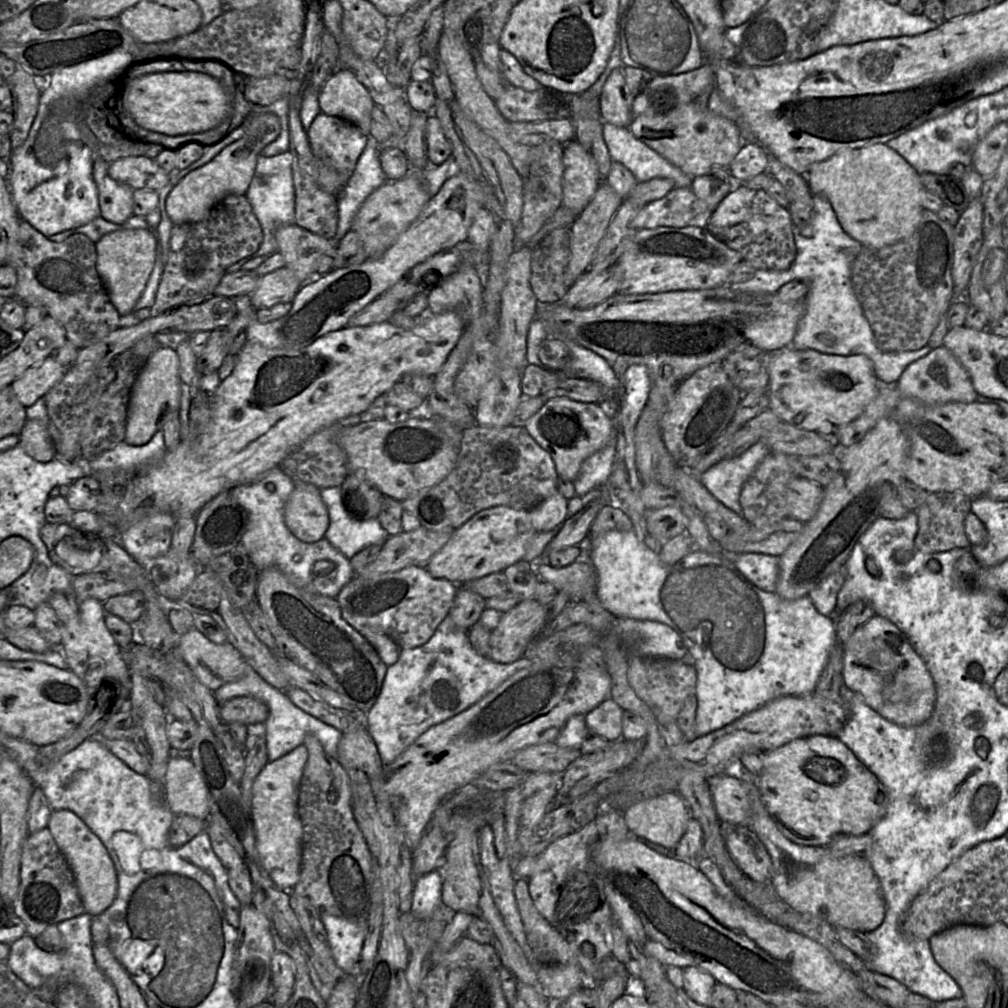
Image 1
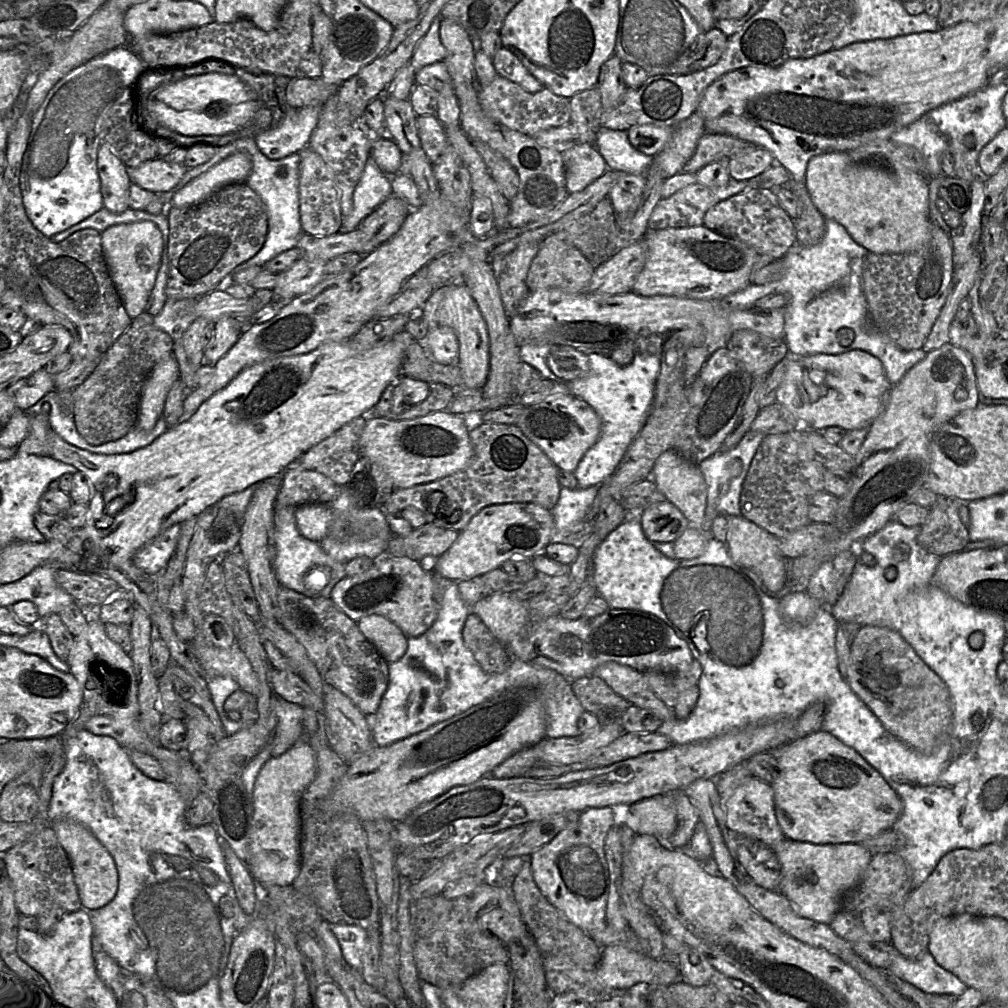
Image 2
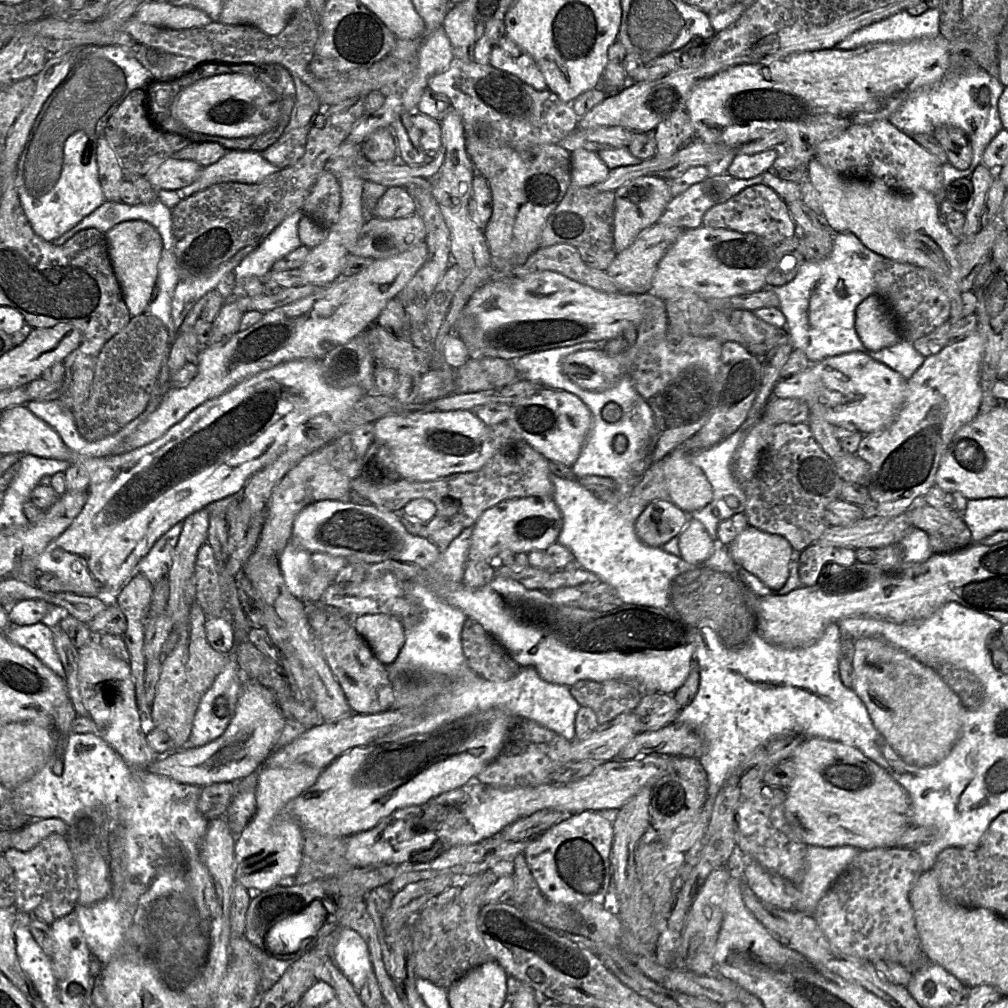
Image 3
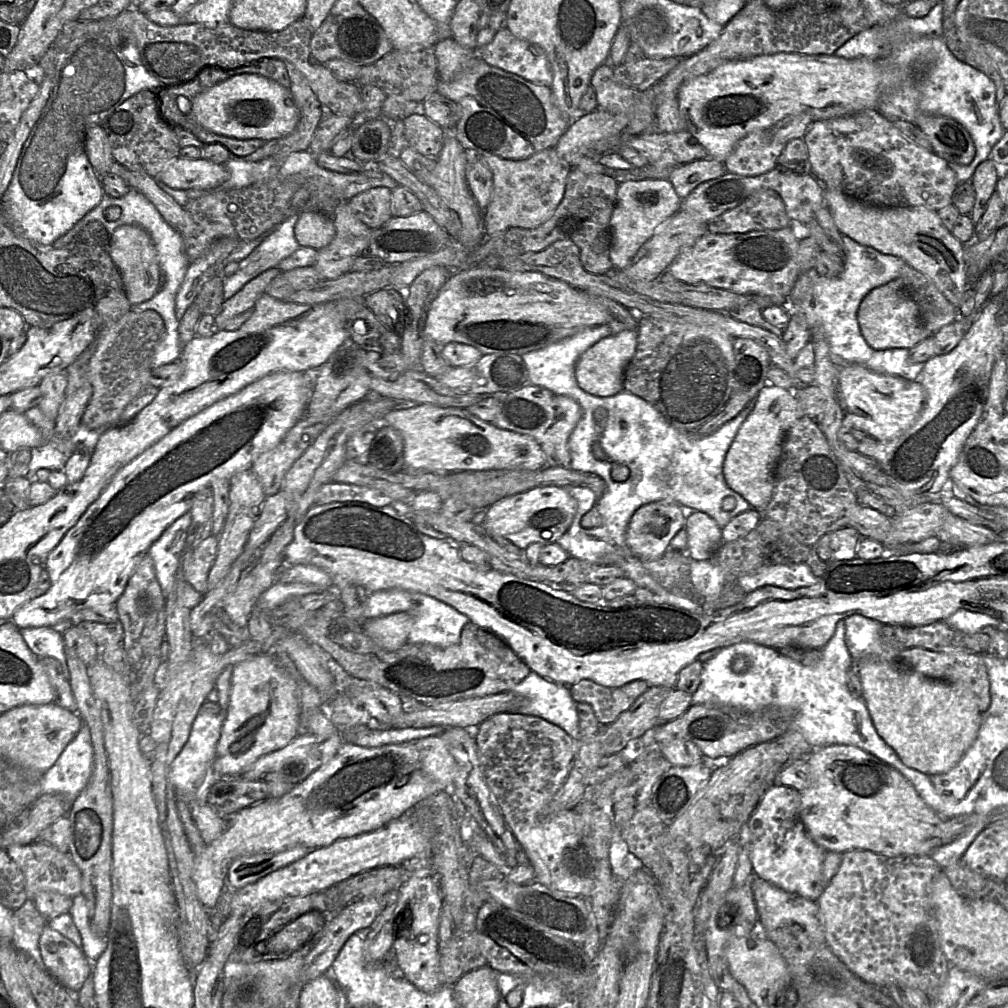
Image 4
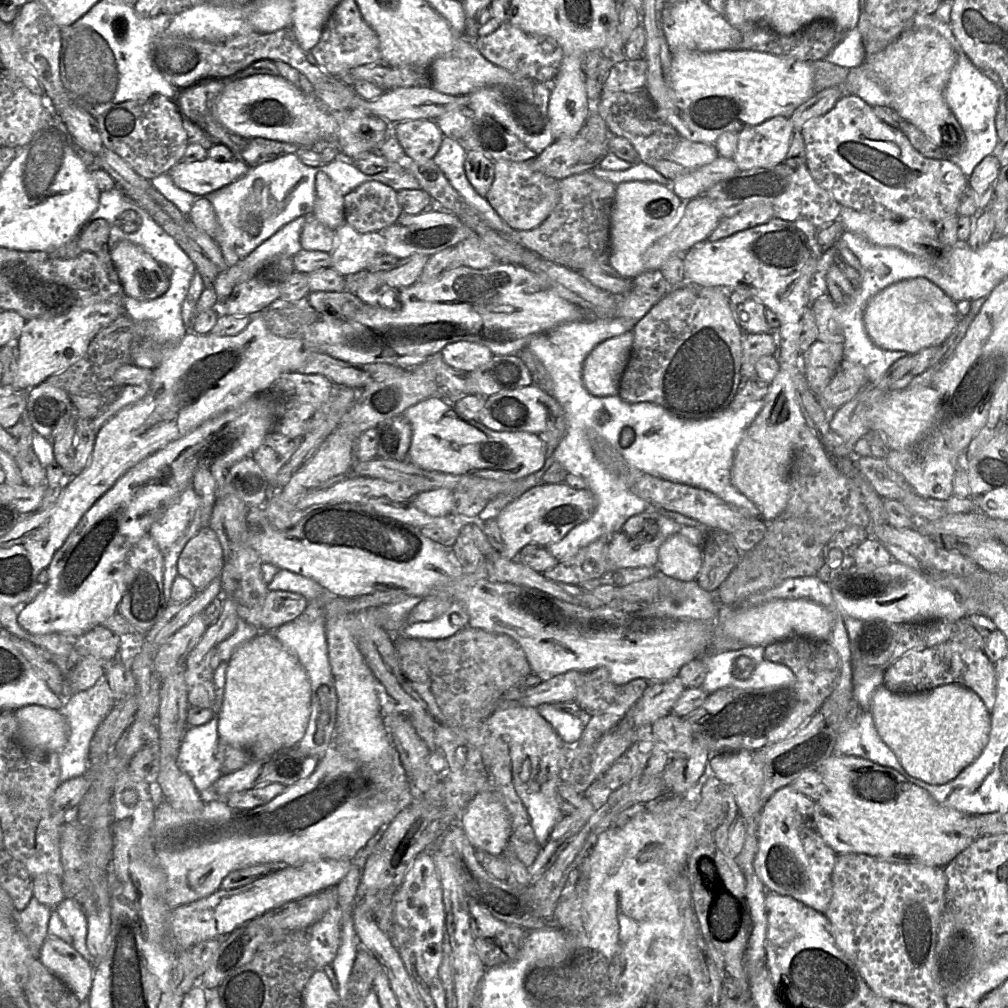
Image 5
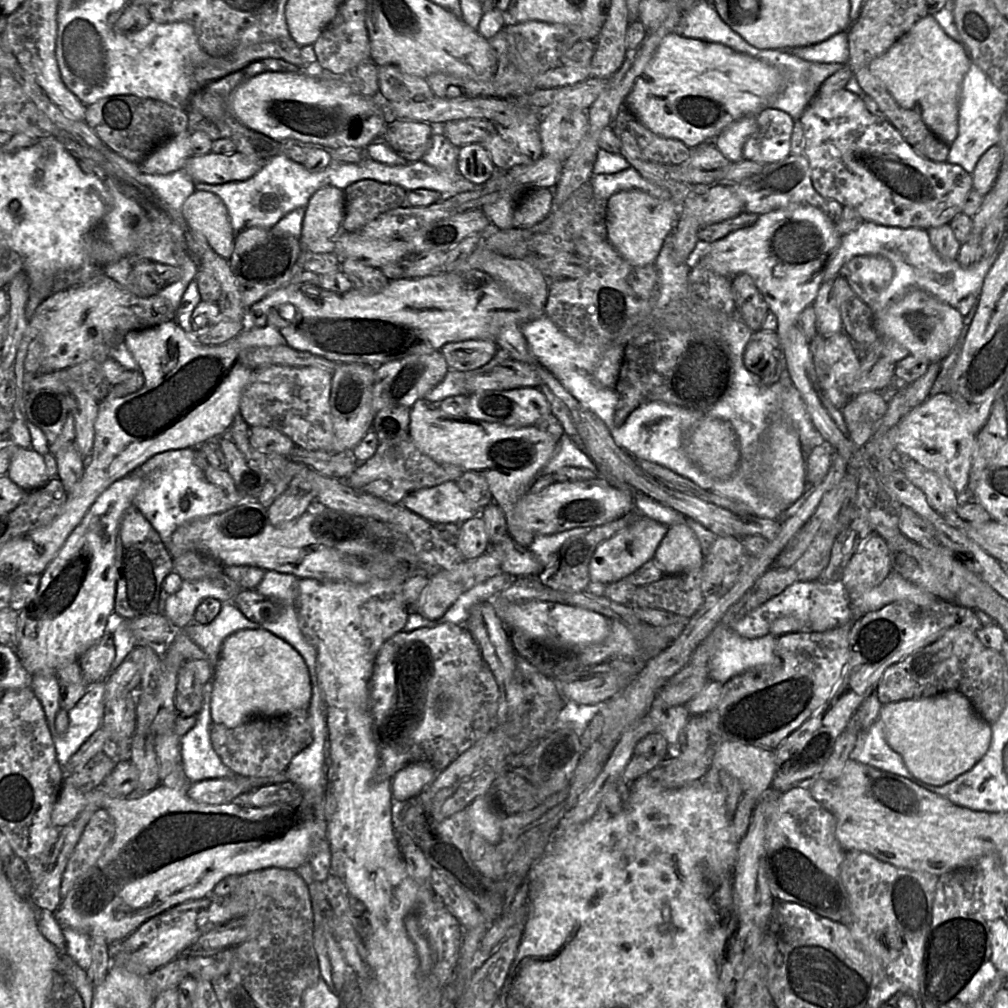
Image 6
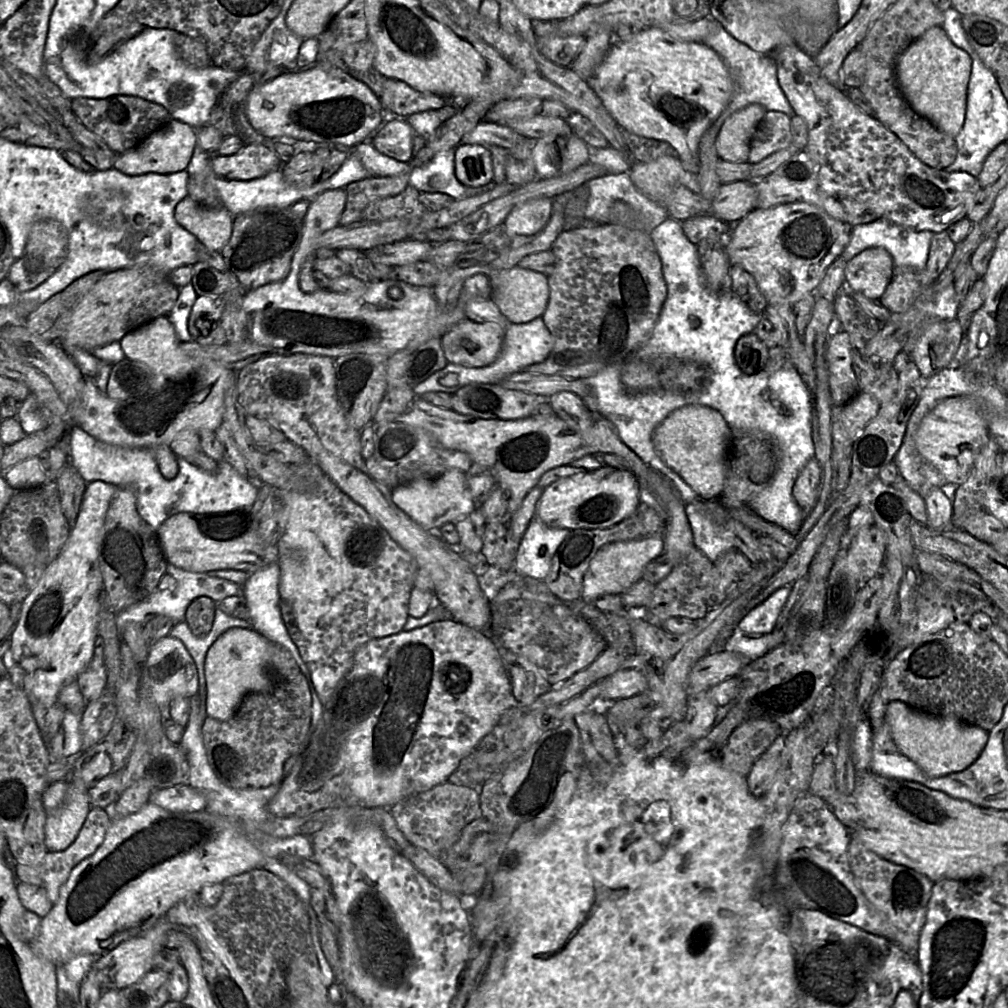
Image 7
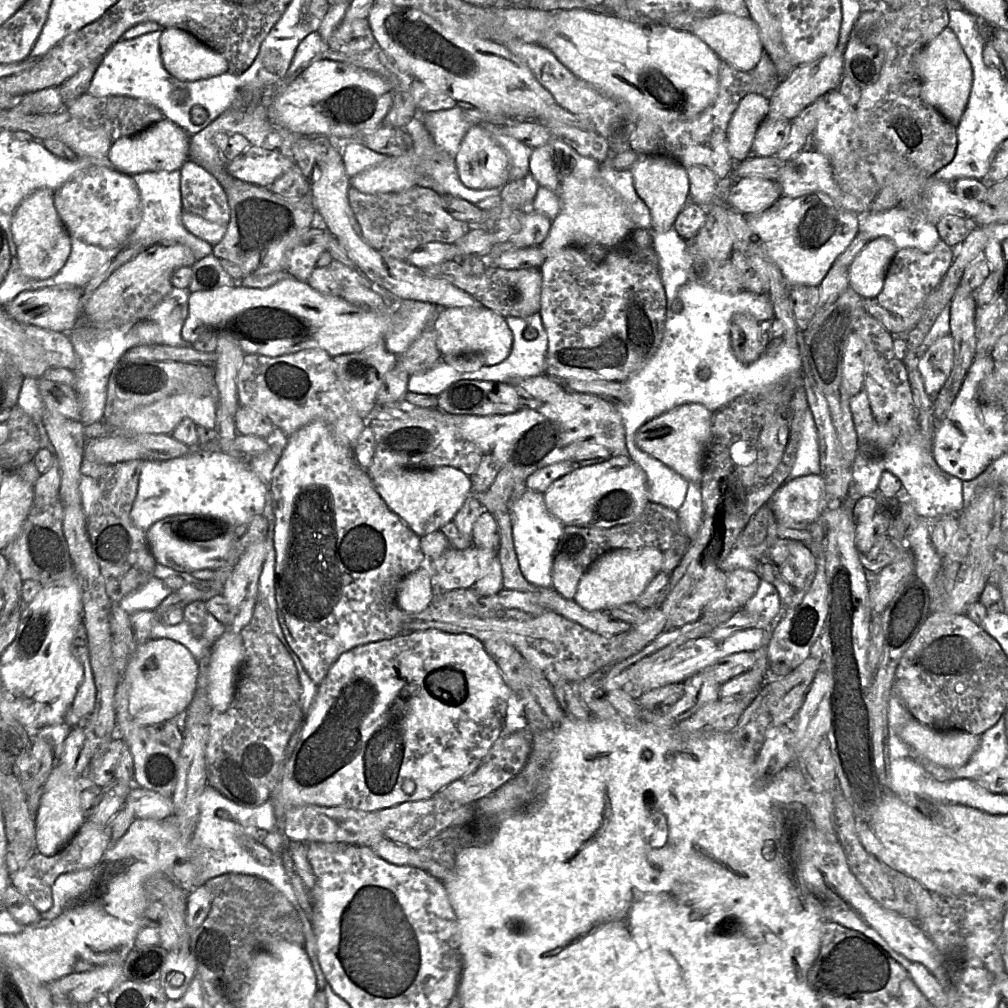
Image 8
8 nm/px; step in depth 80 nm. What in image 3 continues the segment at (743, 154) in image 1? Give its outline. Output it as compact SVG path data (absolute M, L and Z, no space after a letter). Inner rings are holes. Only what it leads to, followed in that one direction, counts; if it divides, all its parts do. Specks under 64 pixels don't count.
M768 149L755 154L737 154L727 173L739 179L751 179L768 172L778 155L778 149Z

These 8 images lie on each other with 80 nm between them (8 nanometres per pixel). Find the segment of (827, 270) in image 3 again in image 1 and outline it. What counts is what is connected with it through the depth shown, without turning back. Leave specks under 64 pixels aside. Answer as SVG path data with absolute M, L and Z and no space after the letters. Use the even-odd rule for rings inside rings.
M814 195L814 215L809 226L800 229L793 224L797 255L787 270L756 269L751 280L733 283L734 290L756 295L774 294L793 280L808 284L805 312L800 319L791 347L796 350L816 350L823 354L850 356L863 354L874 365L880 384L893 385L904 370L933 349L928 345L919 350L884 352L876 344L873 331L852 286L852 265L863 245L849 236L840 225L831 203L823 195Z

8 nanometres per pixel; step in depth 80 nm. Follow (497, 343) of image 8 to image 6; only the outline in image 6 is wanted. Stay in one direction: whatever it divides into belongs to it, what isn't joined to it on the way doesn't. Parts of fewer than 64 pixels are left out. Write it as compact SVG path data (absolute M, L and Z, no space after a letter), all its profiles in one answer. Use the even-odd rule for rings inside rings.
M468 339L443 345L443 354L448 368L471 371L487 364L495 355L497 343L494 339Z

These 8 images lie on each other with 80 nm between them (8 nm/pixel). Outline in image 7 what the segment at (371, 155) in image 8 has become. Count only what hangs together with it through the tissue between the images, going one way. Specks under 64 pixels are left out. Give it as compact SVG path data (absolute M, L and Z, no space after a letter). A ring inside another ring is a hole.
M371 140L357 144L351 148L350 154L358 156L372 177L406 177L411 169L405 165L408 162L396 160L379 152Z

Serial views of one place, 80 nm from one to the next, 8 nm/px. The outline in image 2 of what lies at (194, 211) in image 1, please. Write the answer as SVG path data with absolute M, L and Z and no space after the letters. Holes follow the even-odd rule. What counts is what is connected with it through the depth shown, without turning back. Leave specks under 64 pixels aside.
M247 153L231 154L177 190L172 197L171 207L196 206L224 186L246 183L251 169L252 160Z

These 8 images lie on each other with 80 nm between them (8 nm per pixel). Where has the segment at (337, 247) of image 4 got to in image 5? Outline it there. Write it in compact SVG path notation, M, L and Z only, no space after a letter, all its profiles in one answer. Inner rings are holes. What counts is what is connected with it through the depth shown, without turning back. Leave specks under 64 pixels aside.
M344 222L336 230L331 268L345 277L365 270L375 257L384 254L384 246L380 231L360 233Z

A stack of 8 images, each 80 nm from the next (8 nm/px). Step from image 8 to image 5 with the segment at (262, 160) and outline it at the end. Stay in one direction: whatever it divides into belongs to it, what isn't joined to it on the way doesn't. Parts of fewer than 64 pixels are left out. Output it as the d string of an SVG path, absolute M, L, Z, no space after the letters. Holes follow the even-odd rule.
M206 157L187 162L181 160L168 174L174 184L195 196L204 196L243 177L250 167L240 158L217 161Z

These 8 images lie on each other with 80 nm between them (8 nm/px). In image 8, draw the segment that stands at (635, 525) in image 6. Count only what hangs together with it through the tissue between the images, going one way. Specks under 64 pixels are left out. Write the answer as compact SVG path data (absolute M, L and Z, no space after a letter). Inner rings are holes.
M653 548L614 549L597 558L580 579L574 600L586 610L609 611L621 604L635 603L647 585L662 572L663 552Z

